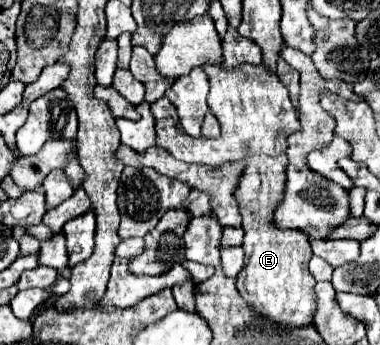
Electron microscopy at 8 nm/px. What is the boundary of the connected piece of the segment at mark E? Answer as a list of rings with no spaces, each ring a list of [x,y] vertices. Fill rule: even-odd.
[[[204,65],[202,69],[210,79],[212,93],[220,93],[220,137],[192,138],[178,131],[179,117],[176,107],[170,103],[168,97],[162,97],[152,103],[158,145],[172,153],[176,159],[194,165],[220,167],[222,163],[246,159],[242,179],[236,187],[236,201],[240,205],[242,227],[246,231],[242,243],[246,259],[244,269],[238,273],[238,291],[260,315],[292,329],[304,327],[312,323],[316,303],[316,281],[308,271],[308,261],[312,257],[310,241],[302,231],[278,229],[272,219],[278,203],[282,203],[282,191],[286,185],[286,139],[290,137],[290,133],[300,129],[300,121],[290,103],[288,89],[280,83],[276,75],[270,75],[262,65],[242,65],[232,71],[224,71],[220,65]]]

